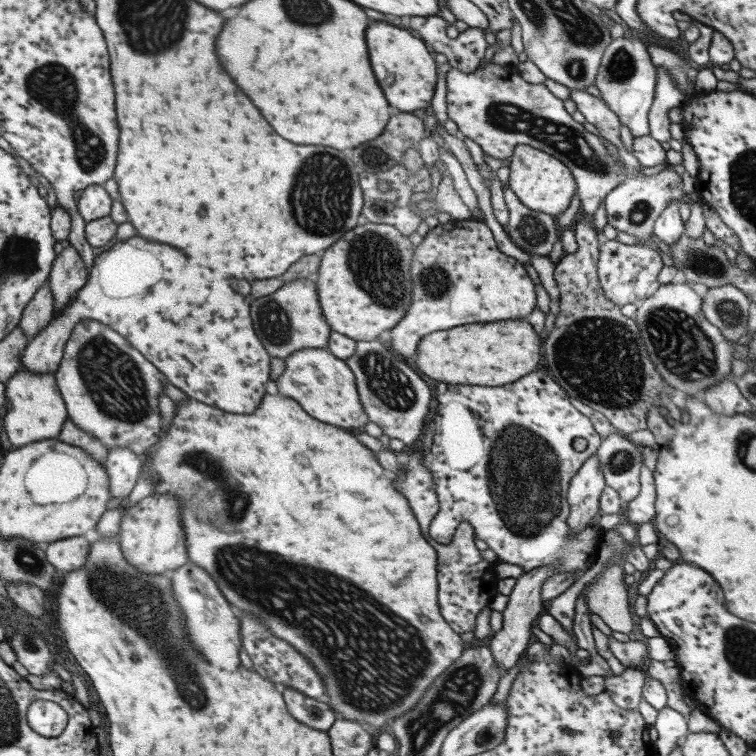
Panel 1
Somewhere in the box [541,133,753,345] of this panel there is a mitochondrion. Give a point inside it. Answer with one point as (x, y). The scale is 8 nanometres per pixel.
(697, 260)

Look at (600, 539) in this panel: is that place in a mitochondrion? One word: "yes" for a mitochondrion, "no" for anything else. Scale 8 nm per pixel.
no

